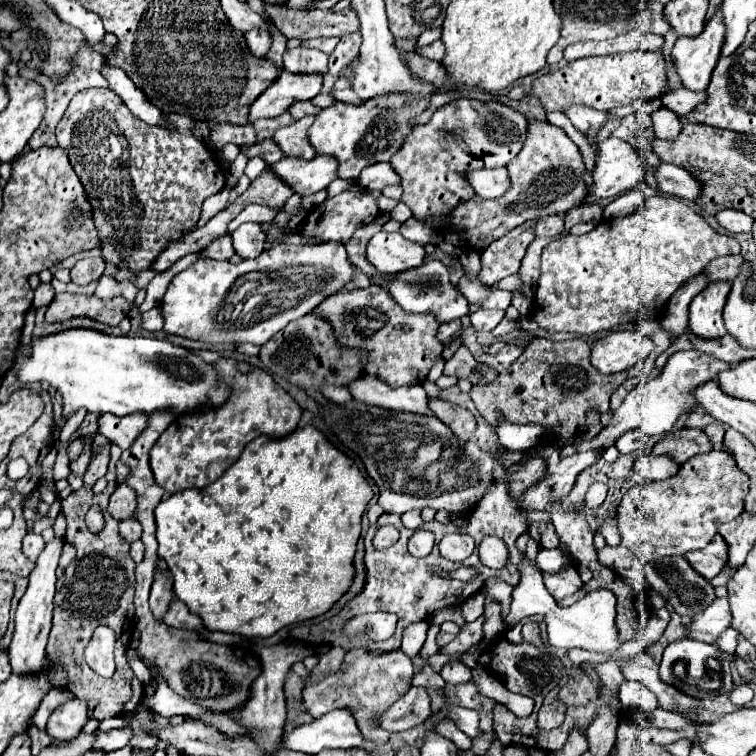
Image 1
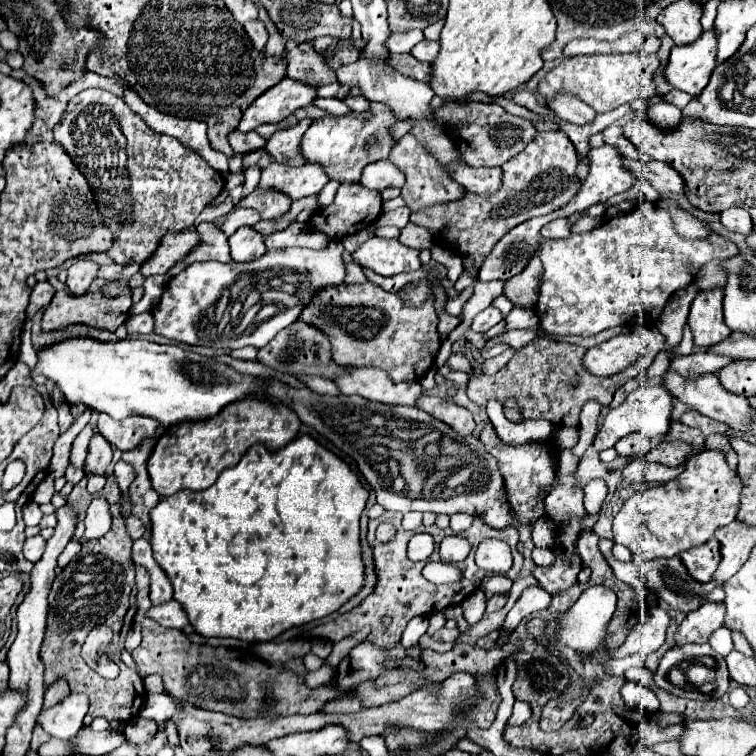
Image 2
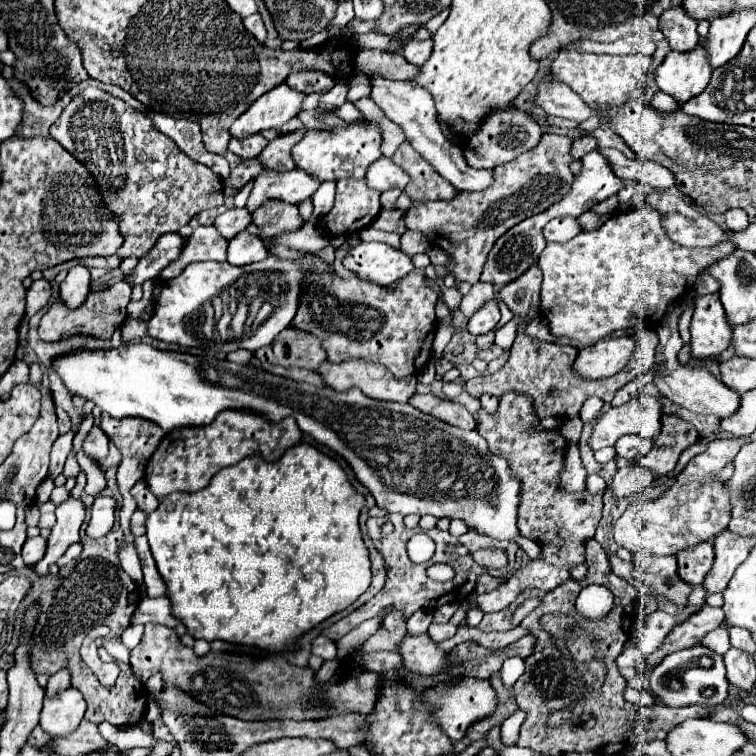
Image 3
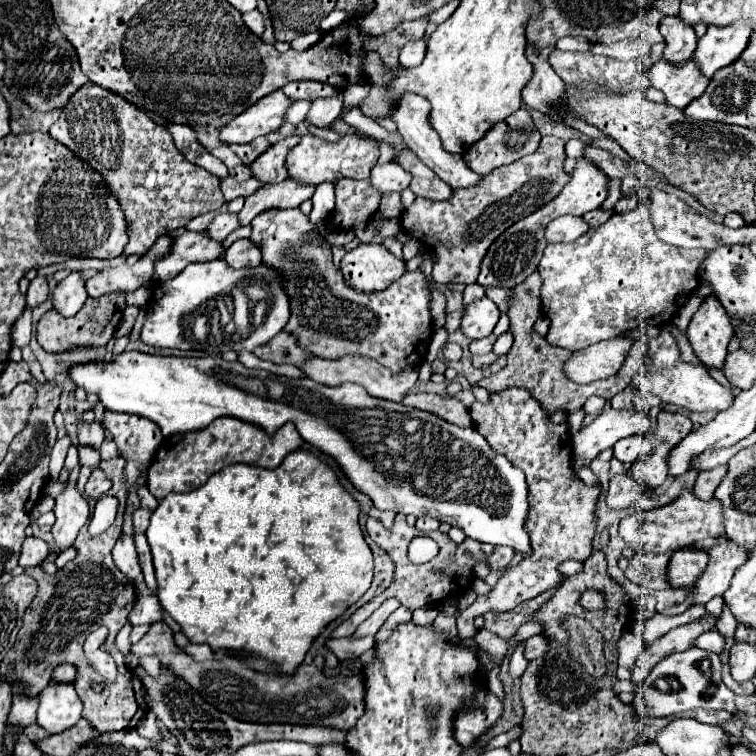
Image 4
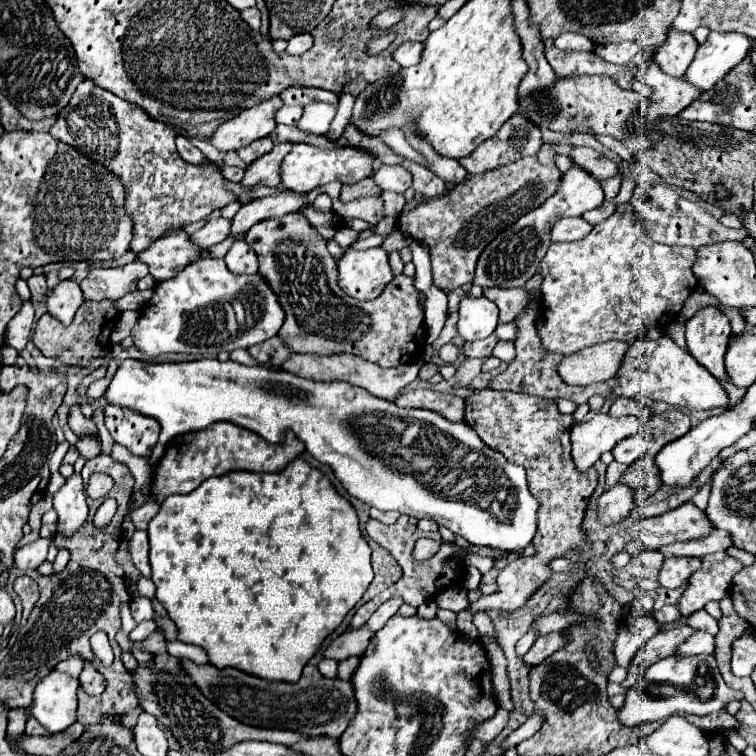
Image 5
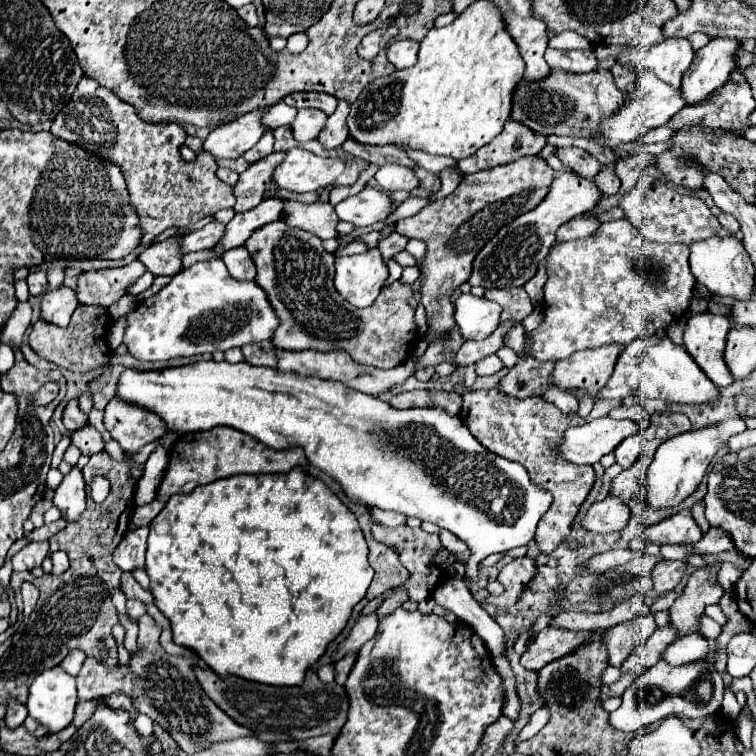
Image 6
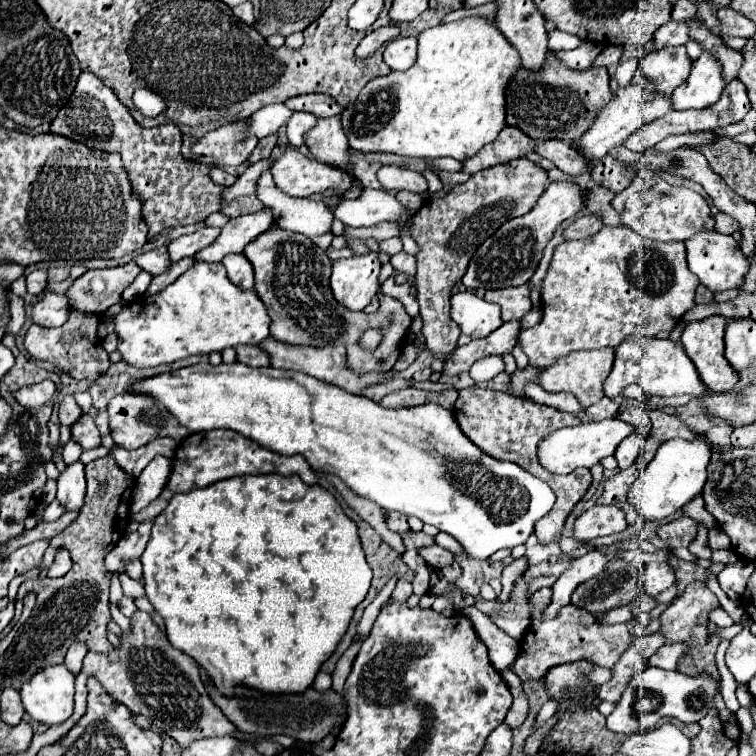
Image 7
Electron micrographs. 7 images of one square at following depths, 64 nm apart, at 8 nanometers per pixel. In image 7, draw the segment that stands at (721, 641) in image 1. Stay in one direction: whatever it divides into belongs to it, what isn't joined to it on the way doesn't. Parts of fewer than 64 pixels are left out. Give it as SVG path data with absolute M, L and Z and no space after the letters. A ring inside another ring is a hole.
M664 644L650 656L648 666L656 666L662 670L676 670L678 660L680 660L680 648L676 648L676 644Z

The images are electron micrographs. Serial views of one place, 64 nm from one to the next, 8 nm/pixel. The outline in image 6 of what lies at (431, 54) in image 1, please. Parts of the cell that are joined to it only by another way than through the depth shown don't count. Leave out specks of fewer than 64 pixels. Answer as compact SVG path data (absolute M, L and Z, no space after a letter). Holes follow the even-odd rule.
M400 40L400 42L394 42L388 46L386 56L398 70L404 70L404 68L416 64L416 52L418 52L418 42Z

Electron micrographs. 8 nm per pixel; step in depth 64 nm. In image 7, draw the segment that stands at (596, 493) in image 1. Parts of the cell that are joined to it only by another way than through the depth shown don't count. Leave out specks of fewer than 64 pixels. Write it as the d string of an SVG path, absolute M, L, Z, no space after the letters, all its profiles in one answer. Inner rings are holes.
M618 418L586 422L586 424L578 424L574 428L560 428L538 442L538 462L554 474L570 474L576 468L592 468L602 458L612 456L614 450L618 448L618 444L628 434L632 434L632 426L624 424Z

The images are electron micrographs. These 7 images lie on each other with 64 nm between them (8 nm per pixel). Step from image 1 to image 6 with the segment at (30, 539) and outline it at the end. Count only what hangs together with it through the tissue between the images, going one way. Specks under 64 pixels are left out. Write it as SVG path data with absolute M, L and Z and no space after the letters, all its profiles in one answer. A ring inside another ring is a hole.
M30 542L18 554L12 556L12 570L24 572L24 570L32 570L36 566L42 566L48 552L50 552L48 542Z

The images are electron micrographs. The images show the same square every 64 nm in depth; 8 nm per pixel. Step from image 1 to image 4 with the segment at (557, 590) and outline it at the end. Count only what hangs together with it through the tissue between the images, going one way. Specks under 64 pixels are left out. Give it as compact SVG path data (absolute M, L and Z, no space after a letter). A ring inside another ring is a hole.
M508 388L508 390L502 390L502 392L492 392L490 402L482 404L482 402L476 400L472 404L470 416L472 416L474 428L486 438L486 442L492 446L492 450L504 454L512 464L520 466L526 474L526 484L530 488L528 502L532 504L532 512L528 516L526 528L528 528L530 542L532 542L532 554L522 558L516 566L508 566L490 594L478 596L472 606L468 606L466 610L462 610L458 614L458 636L462 640L472 638L472 622L474 622L476 616L486 614L488 610L508 612L508 610L516 608L518 604L542 594L544 590L556 586L562 580L562 574L558 572L560 562L564 562L564 560L580 560L582 562L592 554L592 538L594 538L594 532L596 532L594 508L596 508L596 498L600 494L598 484L586 486L572 470L572 440L570 440L568 424L566 422L562 422L562 424L550 422L550 412L544 412L540 402L536 398L532 398L526 390Z

